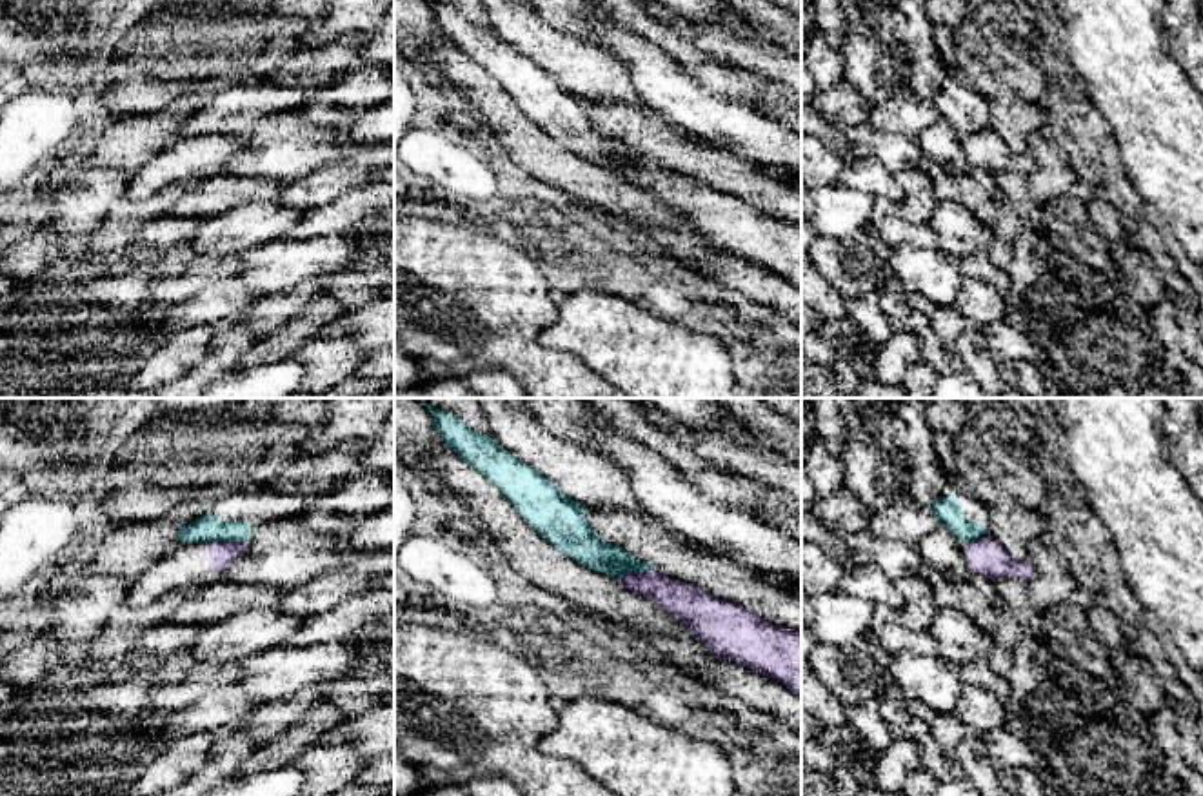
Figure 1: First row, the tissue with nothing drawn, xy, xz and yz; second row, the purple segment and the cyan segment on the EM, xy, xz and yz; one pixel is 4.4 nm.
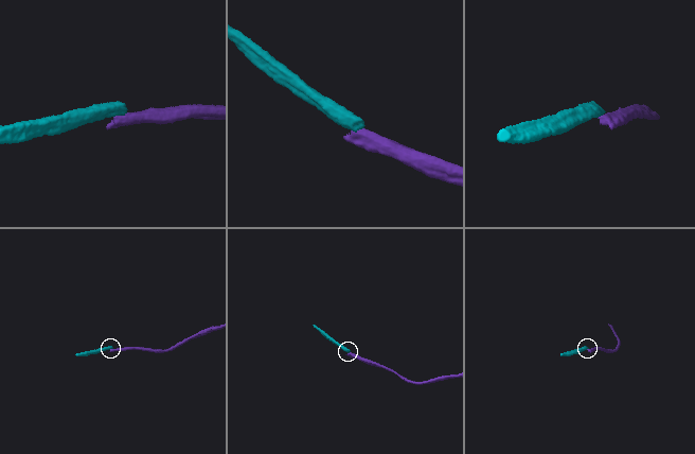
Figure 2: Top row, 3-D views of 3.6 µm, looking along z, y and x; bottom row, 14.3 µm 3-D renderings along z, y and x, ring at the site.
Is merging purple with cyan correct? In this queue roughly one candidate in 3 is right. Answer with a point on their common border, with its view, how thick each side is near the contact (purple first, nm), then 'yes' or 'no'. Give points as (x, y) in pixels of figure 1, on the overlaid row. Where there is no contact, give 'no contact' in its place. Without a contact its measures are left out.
xy (226, 542) | 110/120 nm | no

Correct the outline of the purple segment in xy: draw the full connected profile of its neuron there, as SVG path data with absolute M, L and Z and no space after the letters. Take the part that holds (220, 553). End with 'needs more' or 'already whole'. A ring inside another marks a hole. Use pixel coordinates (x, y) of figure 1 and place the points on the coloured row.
M245 542L185 543L145 567L125 594L124 605L149 605L164 594L191 592L224 578L227 565L245 552Z | needs more

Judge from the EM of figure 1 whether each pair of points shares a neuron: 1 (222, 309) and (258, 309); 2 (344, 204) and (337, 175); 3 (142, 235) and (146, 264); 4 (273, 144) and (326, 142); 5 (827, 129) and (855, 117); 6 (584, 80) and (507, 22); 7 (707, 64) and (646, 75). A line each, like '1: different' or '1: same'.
1: different
2: different
3: different
4: same
5: different
6: same
7: different

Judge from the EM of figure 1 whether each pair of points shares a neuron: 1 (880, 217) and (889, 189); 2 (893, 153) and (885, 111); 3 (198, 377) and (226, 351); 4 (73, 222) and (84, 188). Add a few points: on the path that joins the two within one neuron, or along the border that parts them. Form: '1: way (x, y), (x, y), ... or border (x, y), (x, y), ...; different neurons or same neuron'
1: border (874, 197), (889, 197), (898, 204); different neurons
2: border (869, 122), (874, 128), (914, 139); different neurons
3: way (206, 371), (218, 358); same neuron
4: way (75, 213), (84, 204), (84, 197); same neuron

